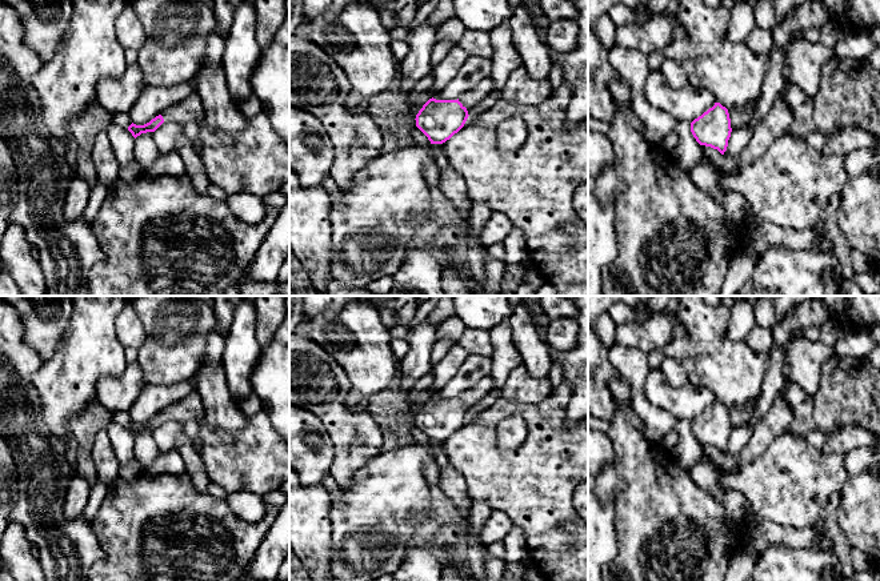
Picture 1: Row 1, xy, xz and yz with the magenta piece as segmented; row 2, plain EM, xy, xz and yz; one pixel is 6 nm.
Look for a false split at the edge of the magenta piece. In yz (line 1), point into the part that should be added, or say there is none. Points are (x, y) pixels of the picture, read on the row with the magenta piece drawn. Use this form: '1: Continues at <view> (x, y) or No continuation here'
1: No continuation here

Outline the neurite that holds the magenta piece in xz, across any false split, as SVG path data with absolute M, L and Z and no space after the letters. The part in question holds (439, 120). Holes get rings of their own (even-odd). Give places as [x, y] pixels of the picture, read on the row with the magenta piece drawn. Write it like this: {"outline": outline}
{"outline": "M429 99L416 115L416 127L431 144L443 144L457 133L468 119L467 108L457 100Z"}

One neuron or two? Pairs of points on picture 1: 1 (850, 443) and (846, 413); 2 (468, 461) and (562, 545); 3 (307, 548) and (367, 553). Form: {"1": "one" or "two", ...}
{"1": "two", "2": "one", "3": "two"}

